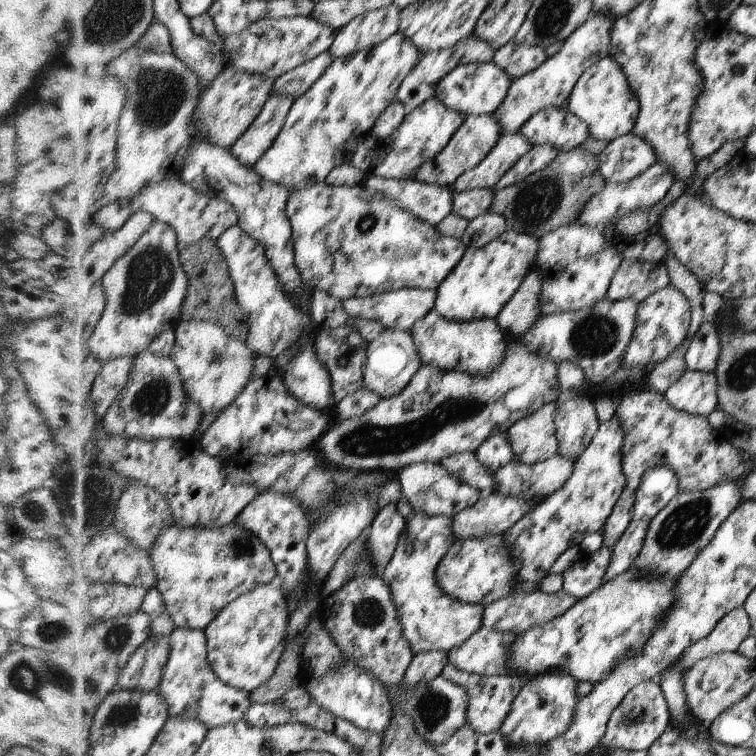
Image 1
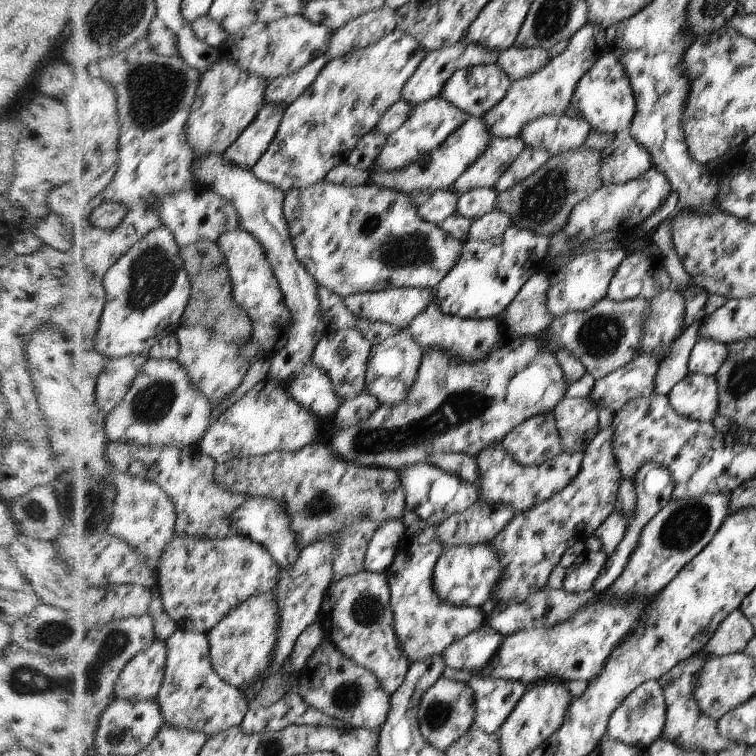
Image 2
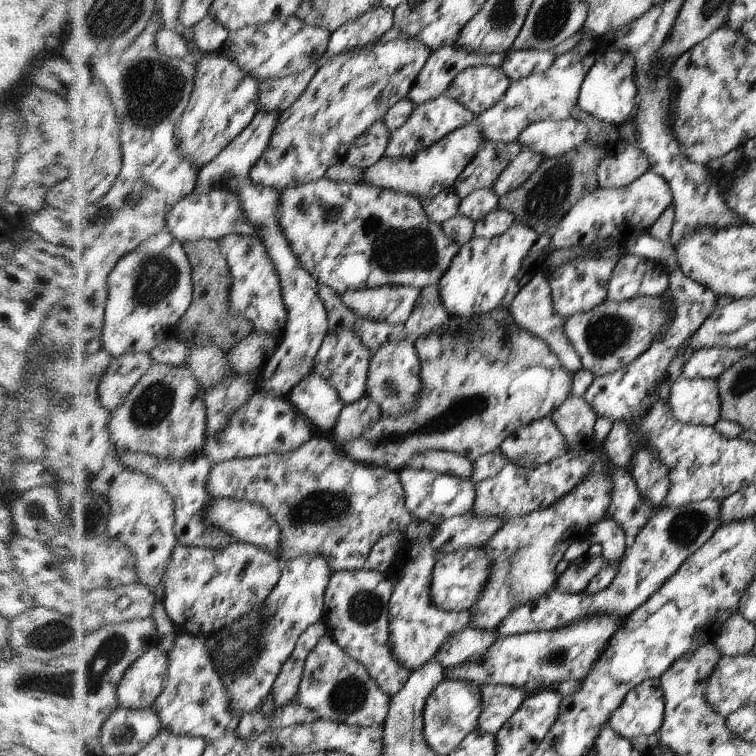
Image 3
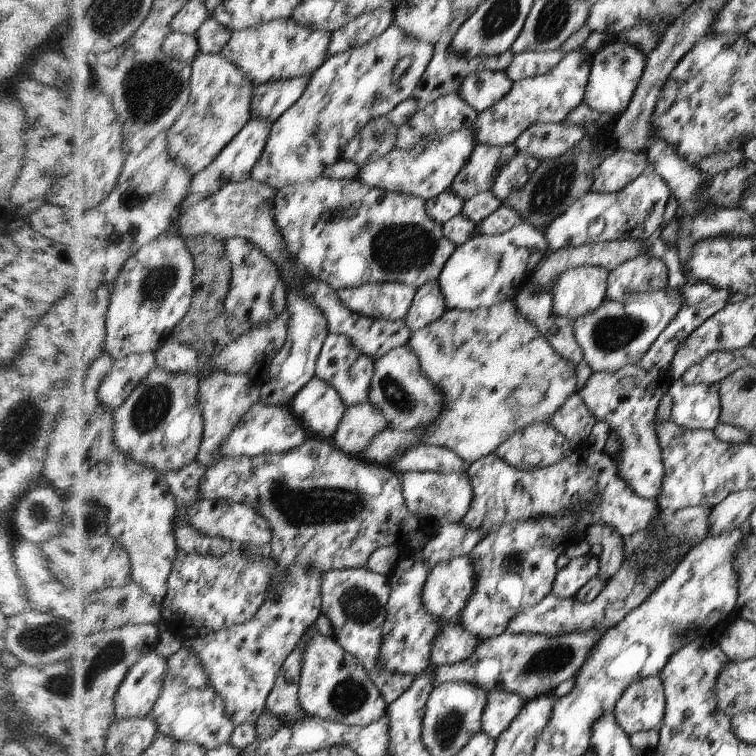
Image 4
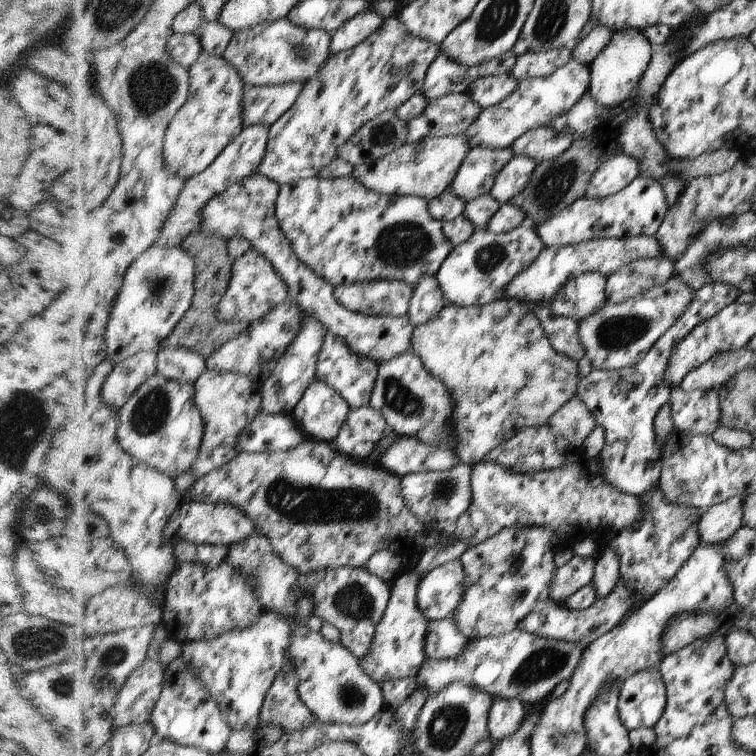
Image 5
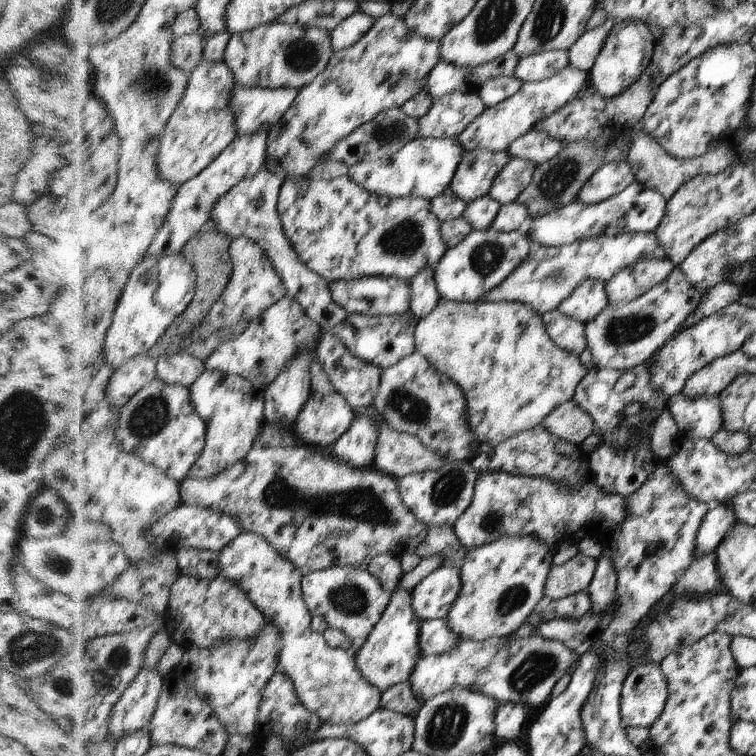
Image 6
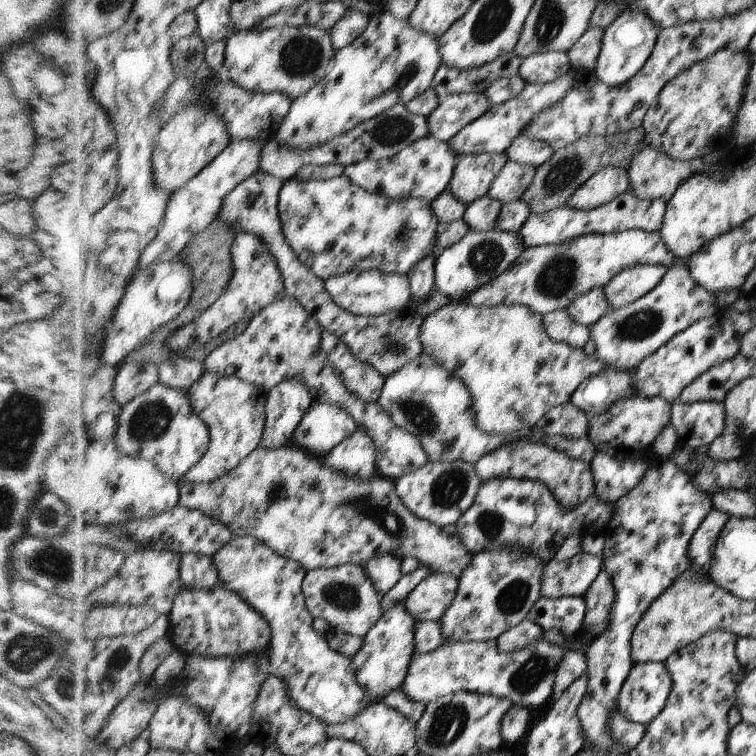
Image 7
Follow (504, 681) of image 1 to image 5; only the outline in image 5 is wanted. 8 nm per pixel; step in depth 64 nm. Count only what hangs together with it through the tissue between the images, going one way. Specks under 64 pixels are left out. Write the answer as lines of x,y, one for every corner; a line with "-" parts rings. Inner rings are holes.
494,699
493,708
489,714
490,739
497,742
506,736
512,736
520,728
524,717
524,706
520,700

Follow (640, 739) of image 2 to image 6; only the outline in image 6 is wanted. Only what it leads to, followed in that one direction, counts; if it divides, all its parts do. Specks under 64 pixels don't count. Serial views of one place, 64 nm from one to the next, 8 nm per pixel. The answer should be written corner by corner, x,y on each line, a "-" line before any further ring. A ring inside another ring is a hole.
655,663
638,664
628,673
621,688
621,723
626,726
652,726
668,704
669,680
659,665

